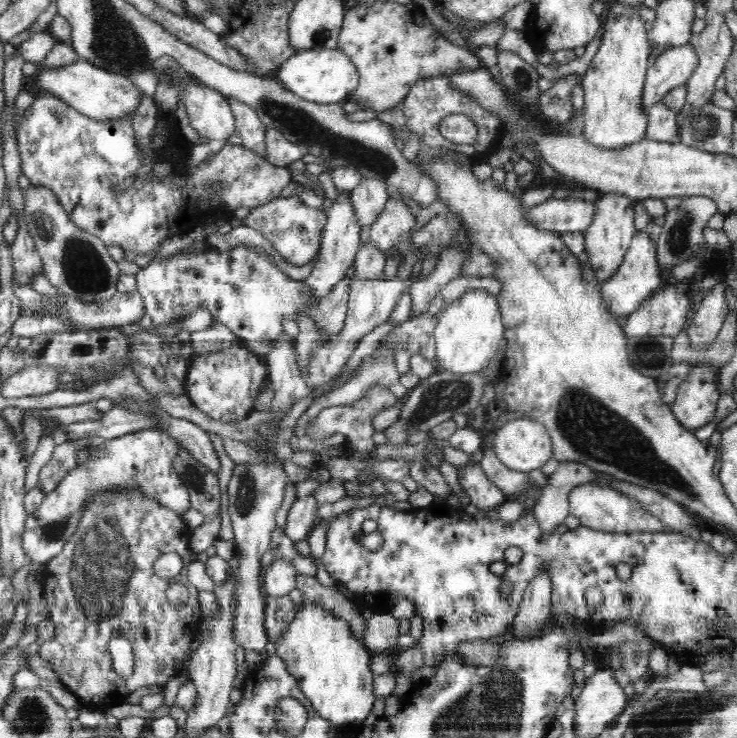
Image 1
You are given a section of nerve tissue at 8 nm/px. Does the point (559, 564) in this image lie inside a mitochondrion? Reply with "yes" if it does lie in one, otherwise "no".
yes

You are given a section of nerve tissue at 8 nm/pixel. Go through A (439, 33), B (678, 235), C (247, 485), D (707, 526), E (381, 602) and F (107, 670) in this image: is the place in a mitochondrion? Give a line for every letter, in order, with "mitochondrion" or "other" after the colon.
A: other
B: mitochondrion
C: mitochondrion
D: other
E: other
F: other

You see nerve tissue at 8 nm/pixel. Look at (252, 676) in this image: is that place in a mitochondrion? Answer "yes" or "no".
no

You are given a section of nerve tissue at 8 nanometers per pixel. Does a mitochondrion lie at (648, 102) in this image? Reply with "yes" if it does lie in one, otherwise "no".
no

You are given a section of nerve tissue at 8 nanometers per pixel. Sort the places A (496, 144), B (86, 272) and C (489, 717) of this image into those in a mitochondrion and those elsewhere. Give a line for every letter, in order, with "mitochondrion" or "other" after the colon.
A: other
B: mitochondrion
C: mitochondrion

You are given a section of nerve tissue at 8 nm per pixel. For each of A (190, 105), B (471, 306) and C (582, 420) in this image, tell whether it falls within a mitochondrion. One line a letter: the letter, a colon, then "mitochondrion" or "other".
A: other
B: other
C: mitochondrion

